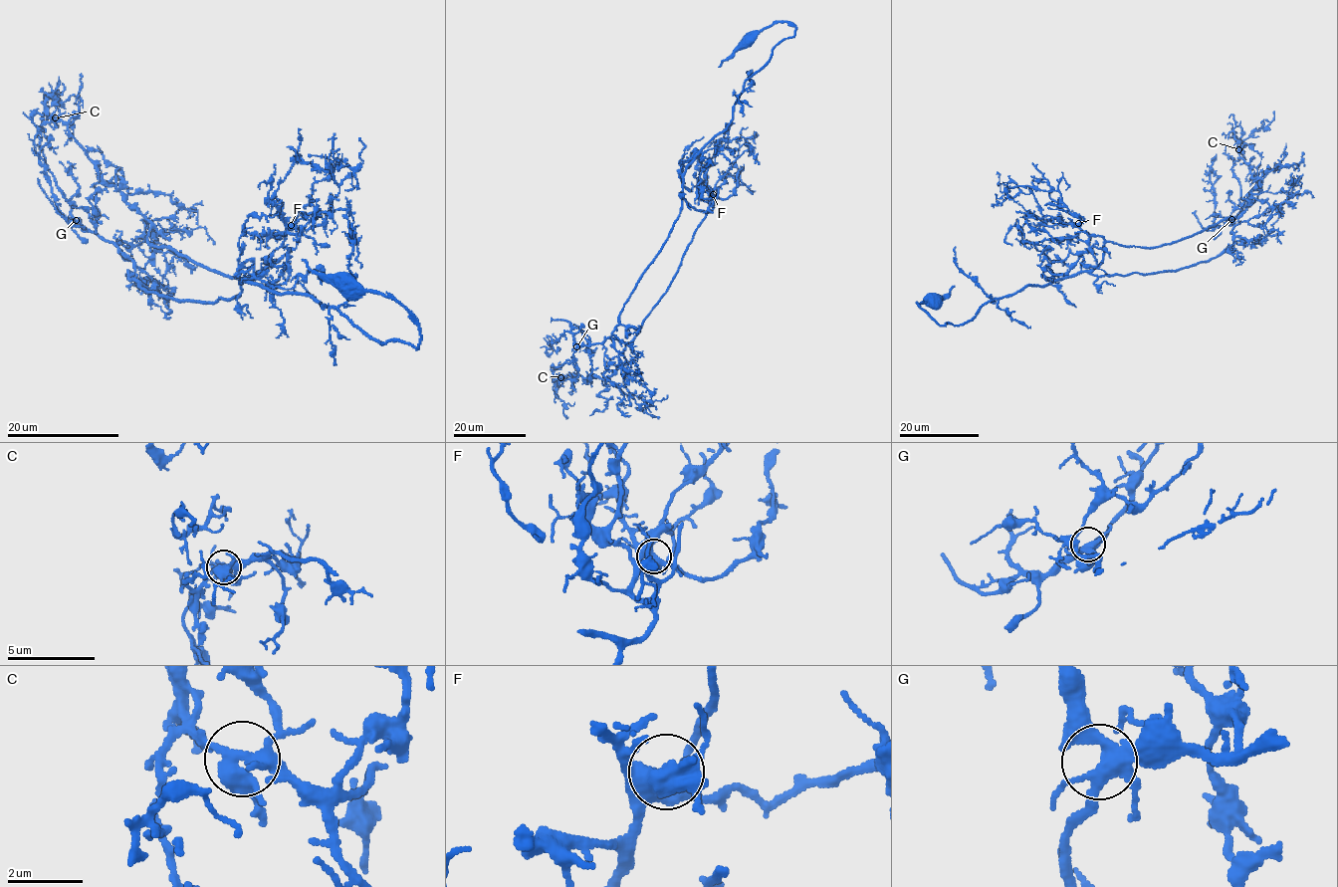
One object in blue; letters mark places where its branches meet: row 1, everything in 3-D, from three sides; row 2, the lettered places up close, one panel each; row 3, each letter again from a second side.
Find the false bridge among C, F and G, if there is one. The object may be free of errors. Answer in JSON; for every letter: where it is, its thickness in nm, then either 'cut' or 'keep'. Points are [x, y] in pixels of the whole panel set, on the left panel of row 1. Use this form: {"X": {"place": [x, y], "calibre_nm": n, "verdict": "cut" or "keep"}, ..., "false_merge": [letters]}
{"C": {"place": [55, 117], "calibre_nm": 380, "verdict": "keep"}, "F": {"place": [291, 225], "calibre_nm": 420, "verdict": "keep"}, "G": {"place": [76, 220], "calibre_nm": 360, "verdict": "keep"}, "false_merge": []}

